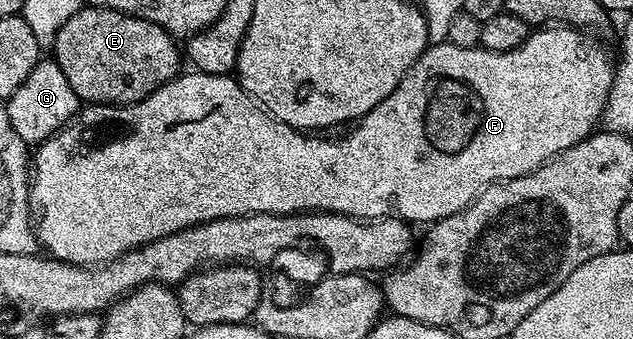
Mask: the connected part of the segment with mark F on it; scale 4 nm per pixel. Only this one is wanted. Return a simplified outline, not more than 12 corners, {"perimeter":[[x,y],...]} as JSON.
{"perimeter":[[597,36],[431,44],[329,141],[230,75],[33,150],[41,248],[443,221],[595,132]]}

